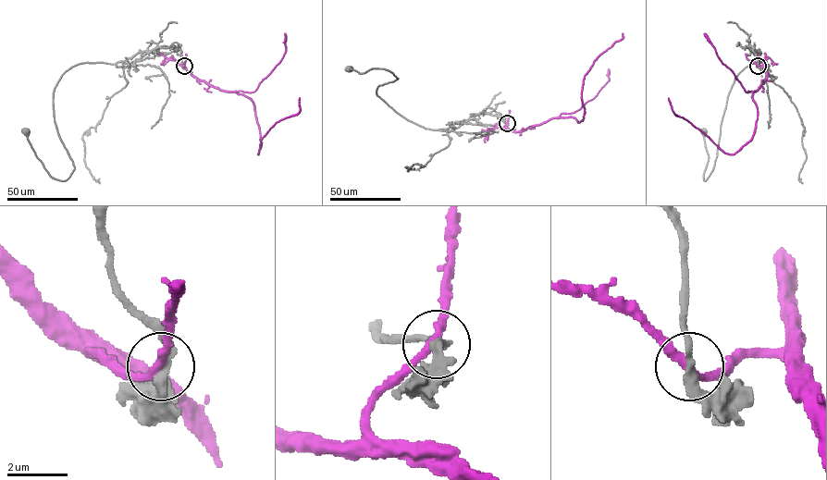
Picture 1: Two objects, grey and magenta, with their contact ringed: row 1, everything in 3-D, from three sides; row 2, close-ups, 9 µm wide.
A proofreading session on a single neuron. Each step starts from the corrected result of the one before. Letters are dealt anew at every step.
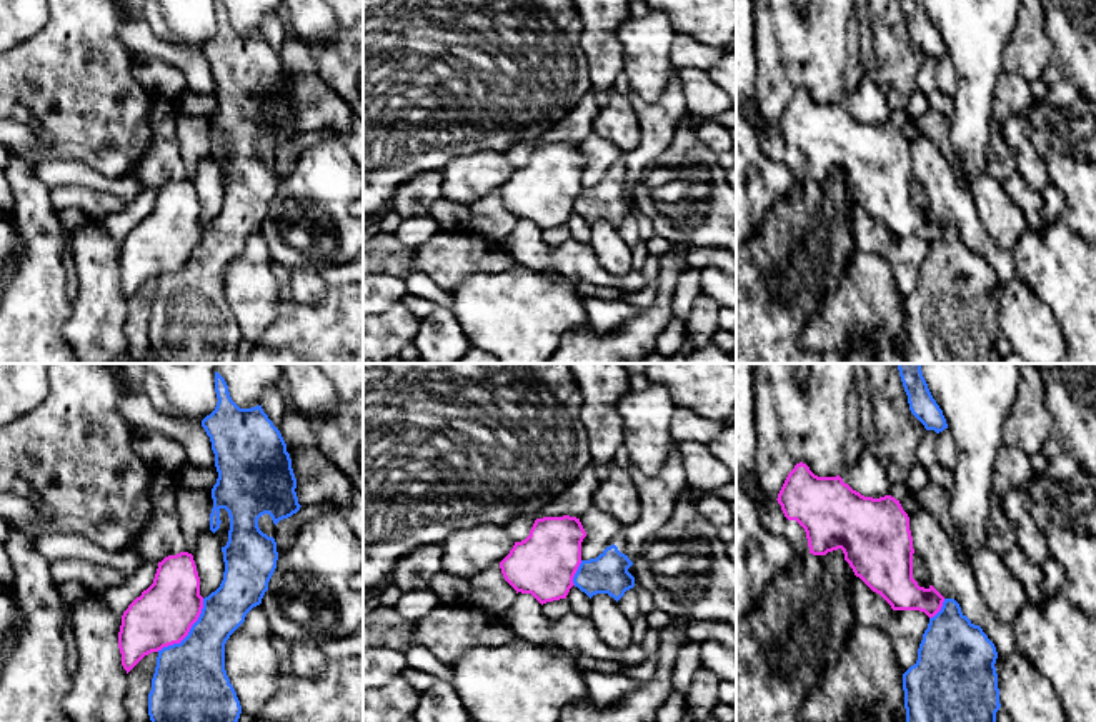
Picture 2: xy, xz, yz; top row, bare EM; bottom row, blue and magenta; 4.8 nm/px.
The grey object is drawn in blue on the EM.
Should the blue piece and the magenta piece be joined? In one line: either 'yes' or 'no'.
no

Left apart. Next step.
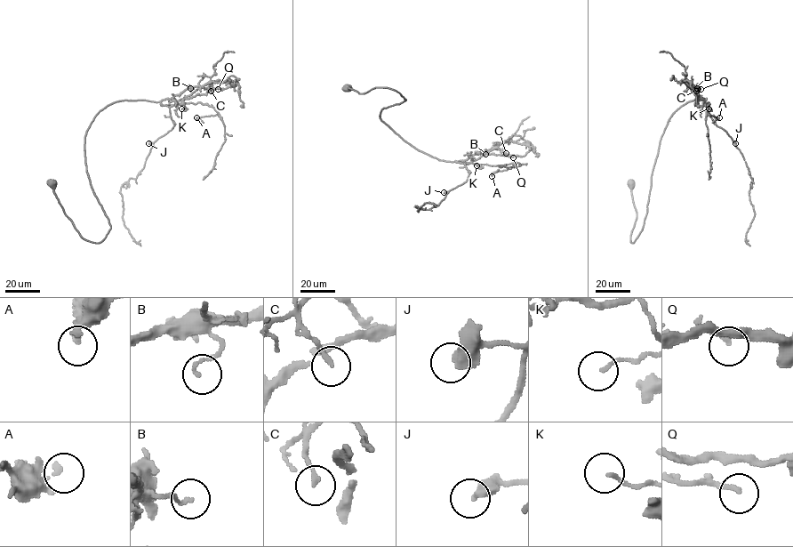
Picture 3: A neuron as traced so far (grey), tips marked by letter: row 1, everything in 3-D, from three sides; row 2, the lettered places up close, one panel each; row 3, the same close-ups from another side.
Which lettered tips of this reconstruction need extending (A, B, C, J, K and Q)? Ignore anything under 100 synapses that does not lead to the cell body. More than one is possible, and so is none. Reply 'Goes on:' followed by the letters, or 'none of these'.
Goes on: none of these

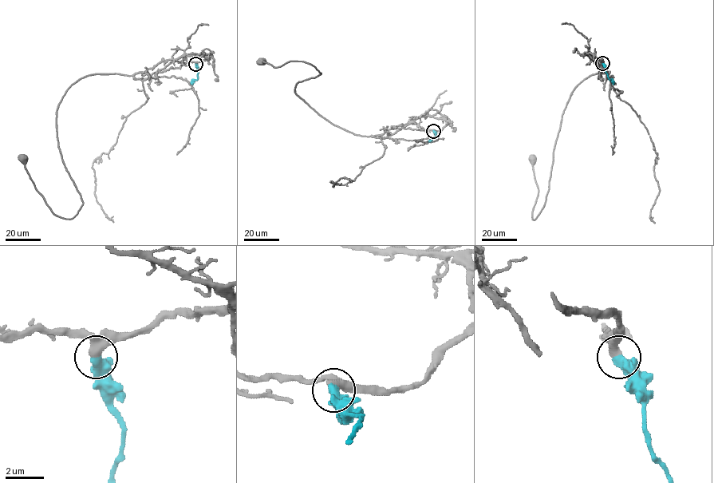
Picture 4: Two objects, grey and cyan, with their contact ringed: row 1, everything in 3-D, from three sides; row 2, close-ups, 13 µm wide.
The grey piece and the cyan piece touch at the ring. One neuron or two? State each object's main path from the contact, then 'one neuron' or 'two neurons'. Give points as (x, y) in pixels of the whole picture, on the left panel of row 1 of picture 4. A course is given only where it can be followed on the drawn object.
course grey (195, 64), (87, 75), (67, 89), (56, 128), (83, 202), (73, 218), (53, 213), (22, 158); course cyan (195, 64), (198, 78), (192, 85); one neuron

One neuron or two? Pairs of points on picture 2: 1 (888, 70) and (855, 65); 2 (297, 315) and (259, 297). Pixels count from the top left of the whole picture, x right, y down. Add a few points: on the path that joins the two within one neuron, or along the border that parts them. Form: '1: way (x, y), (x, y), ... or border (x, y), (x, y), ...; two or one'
1: border (860, 57), (865, 74); two
2: border (280, 300), (277, 317), (257, 340); two

